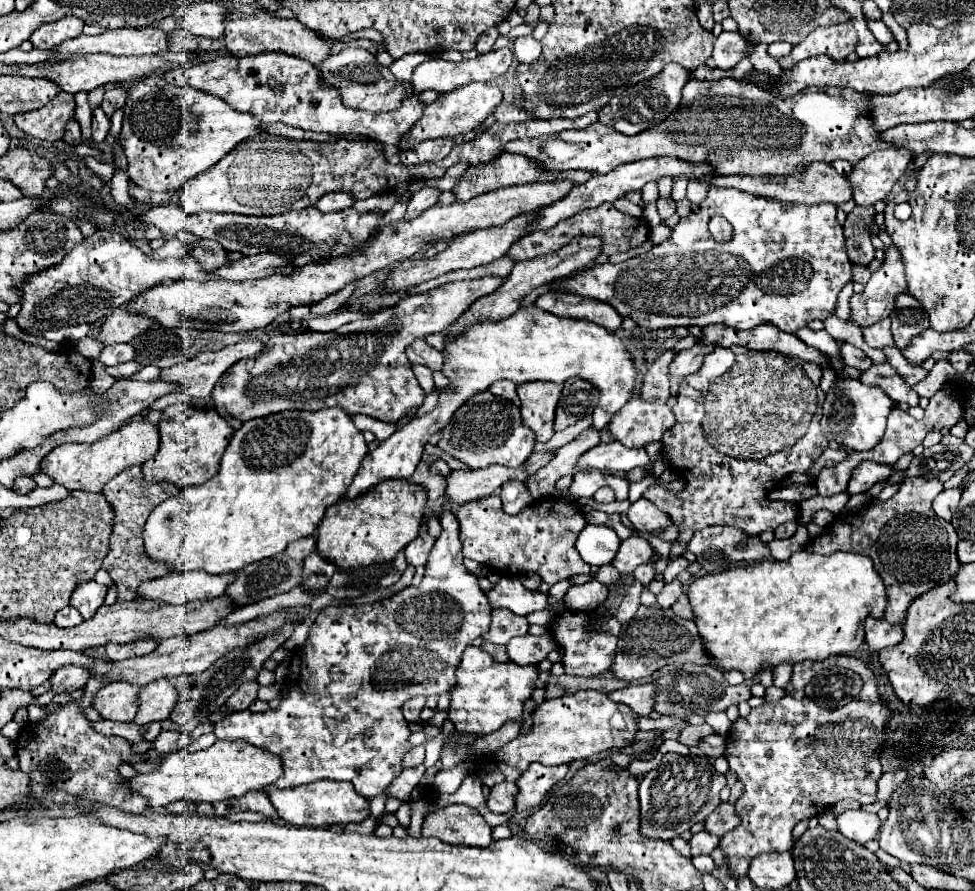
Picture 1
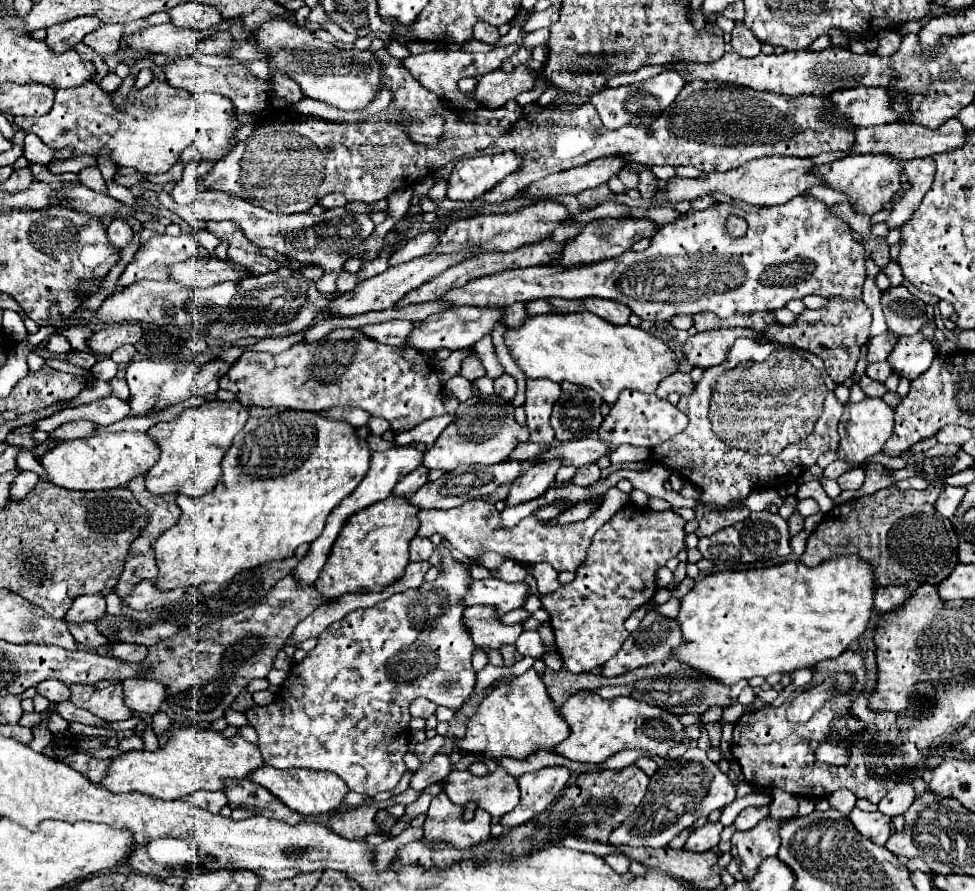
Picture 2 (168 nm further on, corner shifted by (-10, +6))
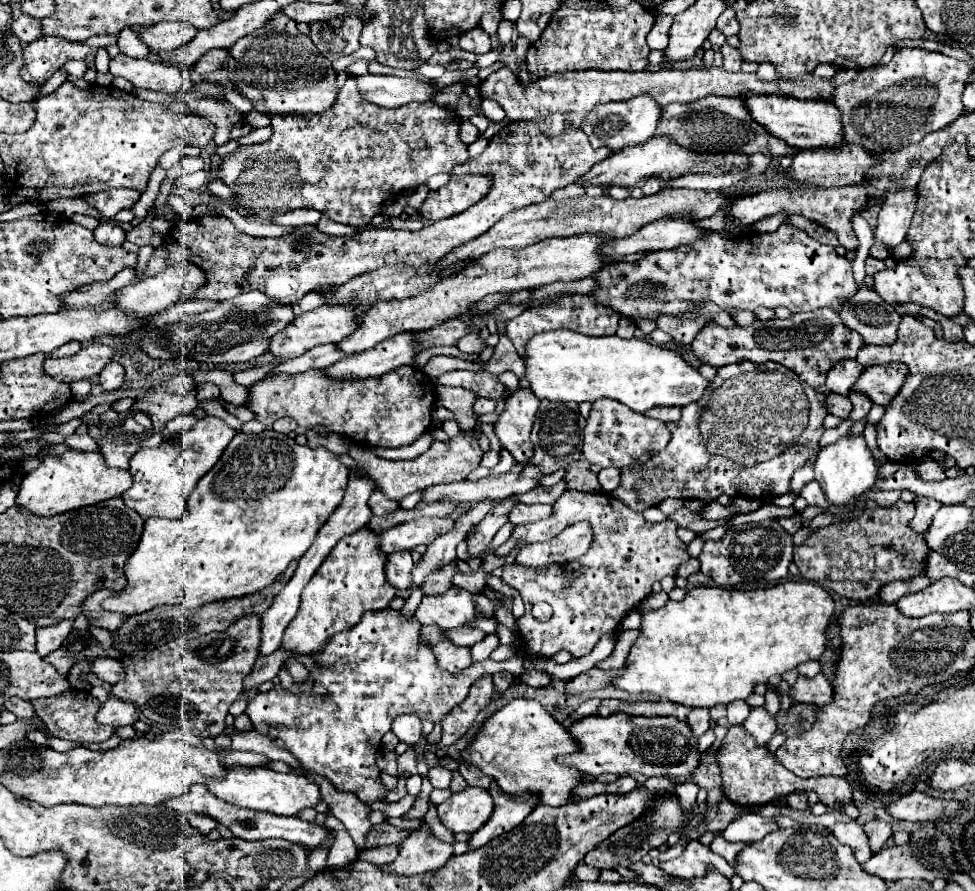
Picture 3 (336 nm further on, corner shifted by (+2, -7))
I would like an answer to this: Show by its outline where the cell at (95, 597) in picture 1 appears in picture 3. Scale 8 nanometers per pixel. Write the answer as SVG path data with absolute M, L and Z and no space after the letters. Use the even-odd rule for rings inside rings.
M62 620L46 628L36 628L36 650L40 656L48 656L62 646L66 636L72 632L74 620Z

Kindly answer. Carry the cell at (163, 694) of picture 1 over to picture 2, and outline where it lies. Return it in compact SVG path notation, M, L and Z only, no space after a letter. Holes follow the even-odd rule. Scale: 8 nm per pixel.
M126 679L124 687L124 703L130 711L154 715L166 697L166 687L158 681L148 679Z

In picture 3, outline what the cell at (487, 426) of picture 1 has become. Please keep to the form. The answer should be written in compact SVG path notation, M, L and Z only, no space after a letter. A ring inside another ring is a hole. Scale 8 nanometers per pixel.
M460 430L452 440L448 440L448 442L434 440L432 446L424 454L418 454L412 460L396 460L396 462L376 458L370 448L364 448L360 444L352 444L350 450L348 450L348 454L356 462L360 462L364 466L362 474L370 476L376 482L376 486L388 498L402 500L404 496L408 496L408 494L412 494L416 490L428 488L428 486L436 486L436 484L442 484L442 482L464 480L476 466L480 466L480 460L486 454L486 450L482 450L482 446L478 444L478 440L480 440L480 432L478 430L472 430L472 432Z

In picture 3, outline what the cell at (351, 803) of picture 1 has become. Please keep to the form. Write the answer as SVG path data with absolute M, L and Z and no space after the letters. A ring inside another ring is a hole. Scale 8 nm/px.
M232 766L224 780L208 780L208 790L222 798L224 802L236 804L240 808L264 810L278 816L296 816L306 808L316 808L320 798L320 786L310 782L306 776L296 774L280 774L268 768L246 768L246 766Z

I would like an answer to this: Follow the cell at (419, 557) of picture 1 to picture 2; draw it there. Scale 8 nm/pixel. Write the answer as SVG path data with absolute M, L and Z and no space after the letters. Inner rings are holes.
M414 537L410 541L410 561L426 561L430 559L434 545L426 537Z

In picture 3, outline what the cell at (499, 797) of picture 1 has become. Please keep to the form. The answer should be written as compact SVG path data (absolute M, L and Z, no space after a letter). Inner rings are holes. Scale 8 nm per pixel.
M468 786L440 804L440 822L452 832L476 832L494 812L494 800L488 790Z

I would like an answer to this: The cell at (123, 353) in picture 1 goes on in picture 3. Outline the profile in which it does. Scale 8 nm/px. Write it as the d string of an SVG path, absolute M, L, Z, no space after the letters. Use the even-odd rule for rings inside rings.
M110 362L100 372L100 384L104 390L118 390L124 382L124 366L118 362Z

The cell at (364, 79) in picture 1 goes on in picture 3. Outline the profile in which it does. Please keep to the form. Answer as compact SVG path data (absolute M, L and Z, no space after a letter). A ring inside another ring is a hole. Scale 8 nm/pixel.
M284 14L272 16L262 28L238 40L228 56L230 82L252 100L262 114L316 114L332 108L338 96L336 72L316 52L306 52L306 36Z

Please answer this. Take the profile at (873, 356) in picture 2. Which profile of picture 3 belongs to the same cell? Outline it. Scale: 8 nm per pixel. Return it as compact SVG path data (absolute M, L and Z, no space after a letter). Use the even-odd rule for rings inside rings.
M844 360L844 362L836 364L836 366L828 372L826 386L828 386L830 392L848 394L862 372L864 372L864 366L860 366L856 360Z

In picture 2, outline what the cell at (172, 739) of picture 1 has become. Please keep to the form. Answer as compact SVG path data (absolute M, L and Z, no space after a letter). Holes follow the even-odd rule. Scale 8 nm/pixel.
M158 711L154 717L152 717L152 729L156 735L162 735L166 729L170 729L170 719L166 713Z

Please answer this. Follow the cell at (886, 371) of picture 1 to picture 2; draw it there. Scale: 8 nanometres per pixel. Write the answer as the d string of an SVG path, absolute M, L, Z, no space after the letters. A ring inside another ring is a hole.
M862 377L862 379L860 379L860 389L864 391L866 397L882 397L882 395L886 393L886 385L874 383L874 381L868 379L868 377Z

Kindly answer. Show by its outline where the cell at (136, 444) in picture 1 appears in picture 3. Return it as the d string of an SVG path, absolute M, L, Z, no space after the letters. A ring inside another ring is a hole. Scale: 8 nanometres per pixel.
M68 450L60 456L44 458L36 470L24 476L16 504L26 510L32 510L32 514L38 516L54 516L122 496L130 486L132 486L132 472L106 466L104 456L100 452Z

